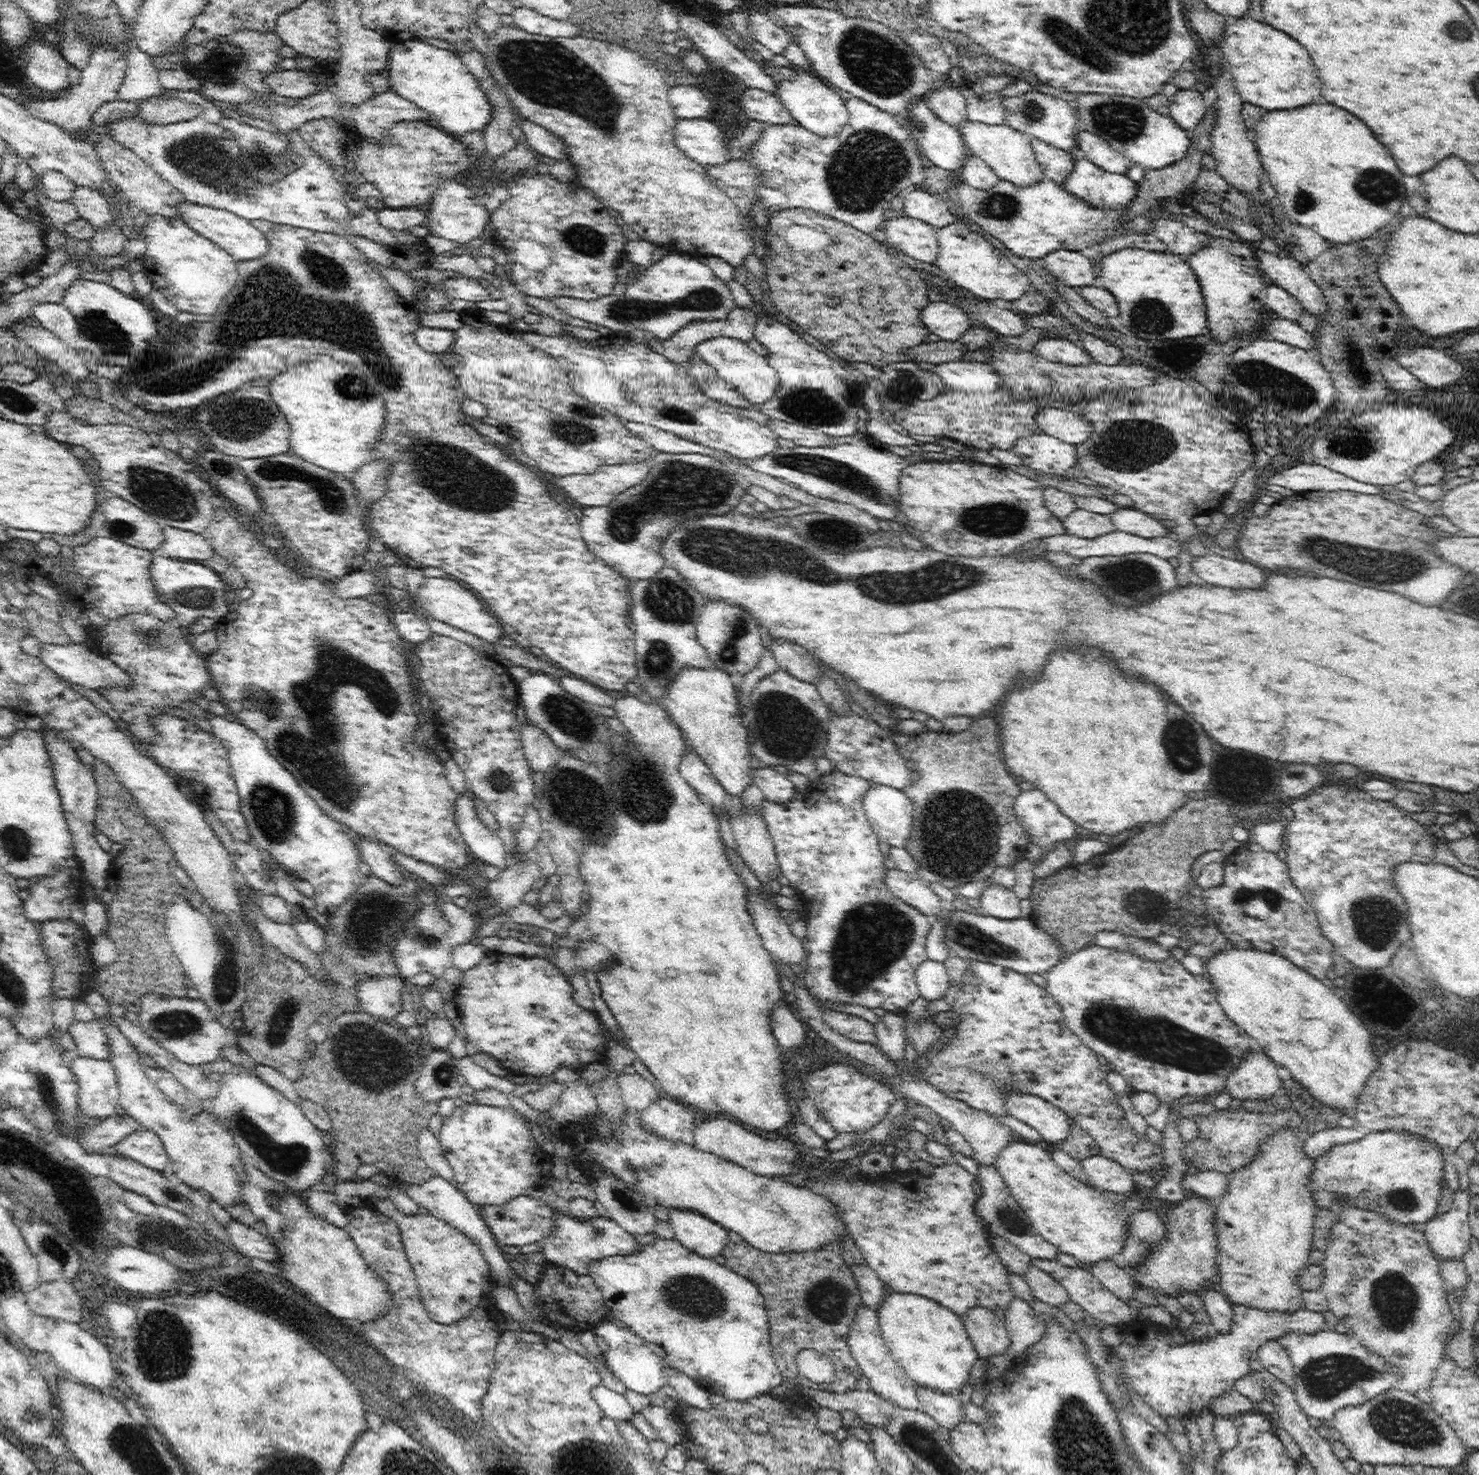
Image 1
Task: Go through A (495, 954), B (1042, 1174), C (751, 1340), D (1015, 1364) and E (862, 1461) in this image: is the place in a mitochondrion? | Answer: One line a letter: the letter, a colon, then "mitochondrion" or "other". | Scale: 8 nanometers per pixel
A: other
B: other
C: other
D: other
E: other

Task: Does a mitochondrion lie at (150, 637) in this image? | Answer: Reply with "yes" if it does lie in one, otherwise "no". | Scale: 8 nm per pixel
yes

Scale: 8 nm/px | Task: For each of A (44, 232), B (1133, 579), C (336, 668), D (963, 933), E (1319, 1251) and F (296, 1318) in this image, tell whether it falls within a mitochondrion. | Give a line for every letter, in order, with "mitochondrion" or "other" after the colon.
A: other
B: mitochondrion
C: mitochondrion
D: mitochondrion
E: other
F: other

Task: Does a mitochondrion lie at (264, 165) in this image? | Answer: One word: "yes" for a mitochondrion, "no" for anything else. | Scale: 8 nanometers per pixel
yes

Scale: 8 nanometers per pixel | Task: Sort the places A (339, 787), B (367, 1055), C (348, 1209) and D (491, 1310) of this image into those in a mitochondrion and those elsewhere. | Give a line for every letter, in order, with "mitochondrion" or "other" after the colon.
A: mitochondrion
B: mitochondrion
C: other
D: other

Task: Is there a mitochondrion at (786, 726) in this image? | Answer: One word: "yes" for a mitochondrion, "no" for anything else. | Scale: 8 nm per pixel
yes

